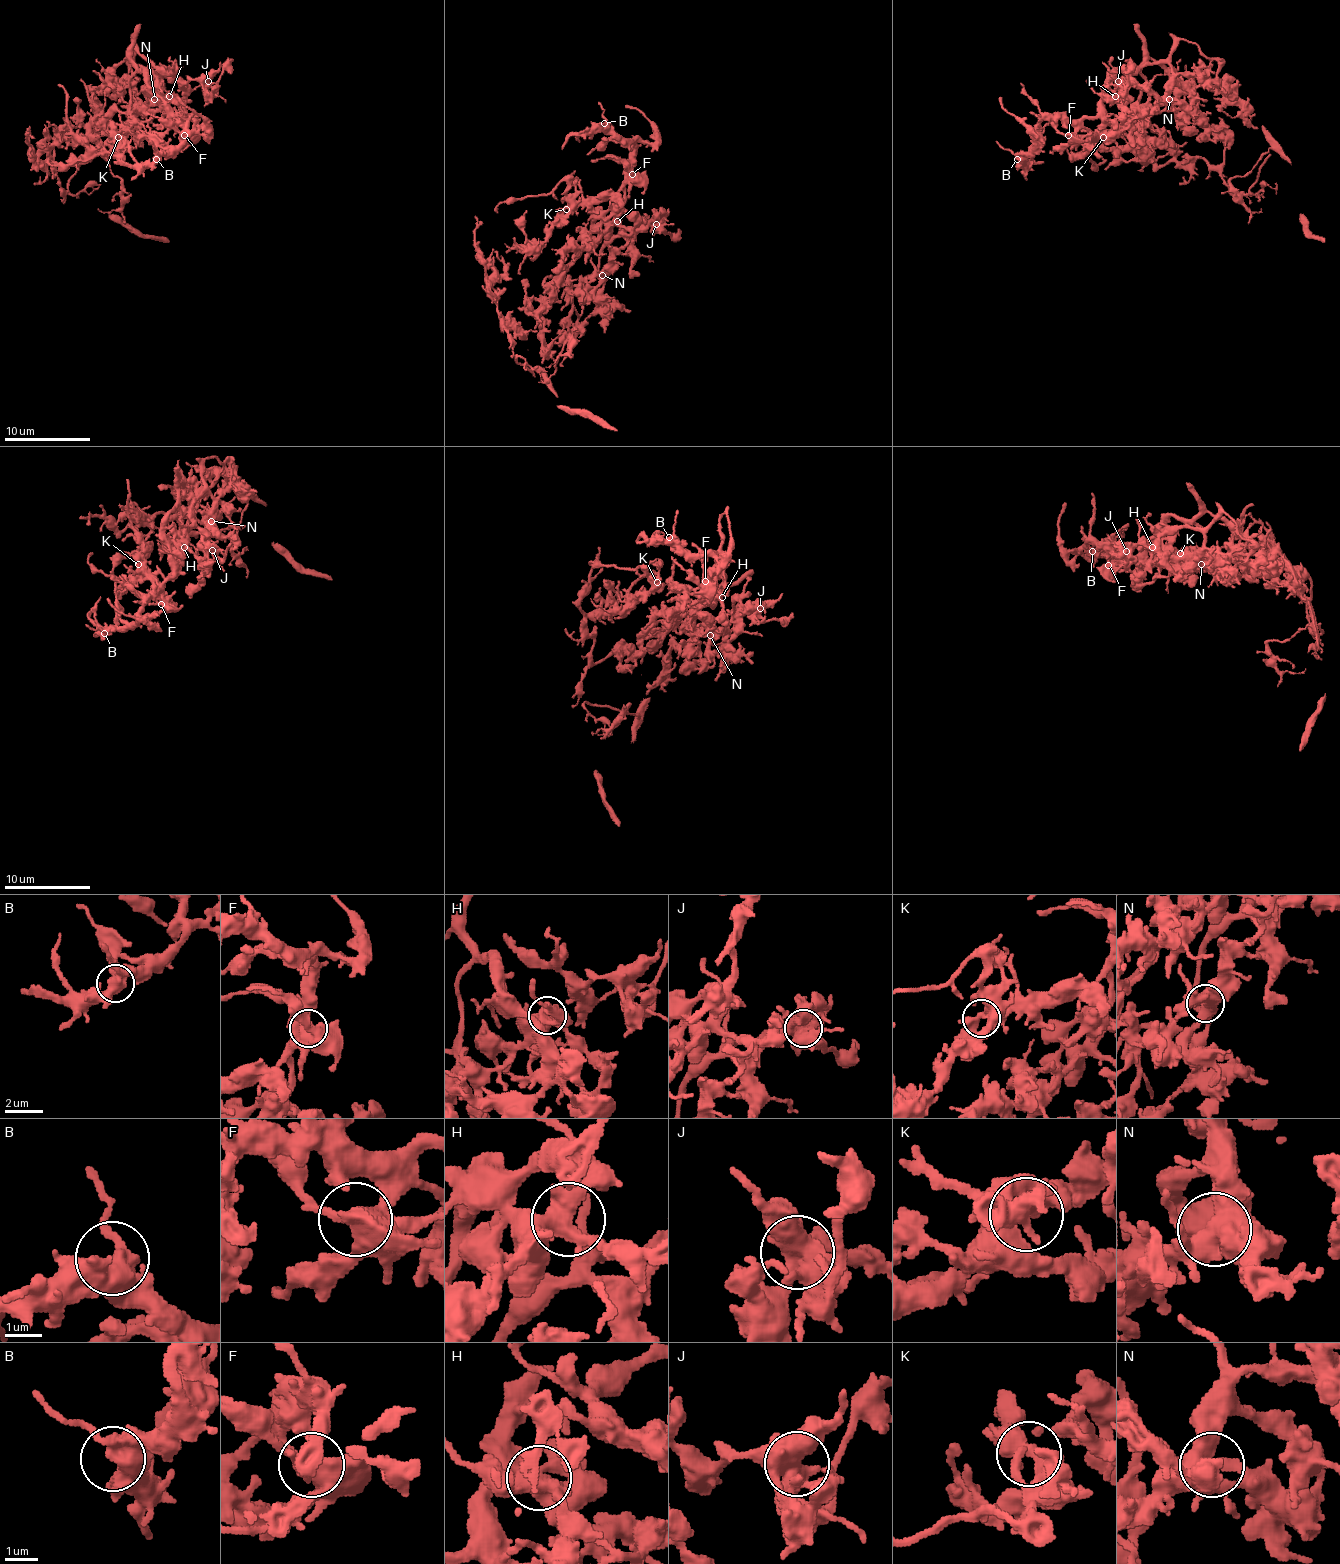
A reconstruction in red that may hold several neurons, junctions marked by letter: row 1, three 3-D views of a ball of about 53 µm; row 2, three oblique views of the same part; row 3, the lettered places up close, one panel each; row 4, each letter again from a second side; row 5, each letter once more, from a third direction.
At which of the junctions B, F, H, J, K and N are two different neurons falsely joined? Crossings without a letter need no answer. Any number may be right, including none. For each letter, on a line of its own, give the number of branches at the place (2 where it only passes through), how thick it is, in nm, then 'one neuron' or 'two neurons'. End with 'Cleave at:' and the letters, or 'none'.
B: 3 branches meet; 480 nm thick; one neuron
F: 5 branches meet; 440 nm thick; one neuron
H: 3 branches meet; 440 nm thick; one neuron
J: 5 branches meet; 550 nm thick; one neuron
K: 3 branches meet; 360 nm thick; one neuron
N: 4 branches meet; 480 nm thick; one neuron
Cleave at: none

